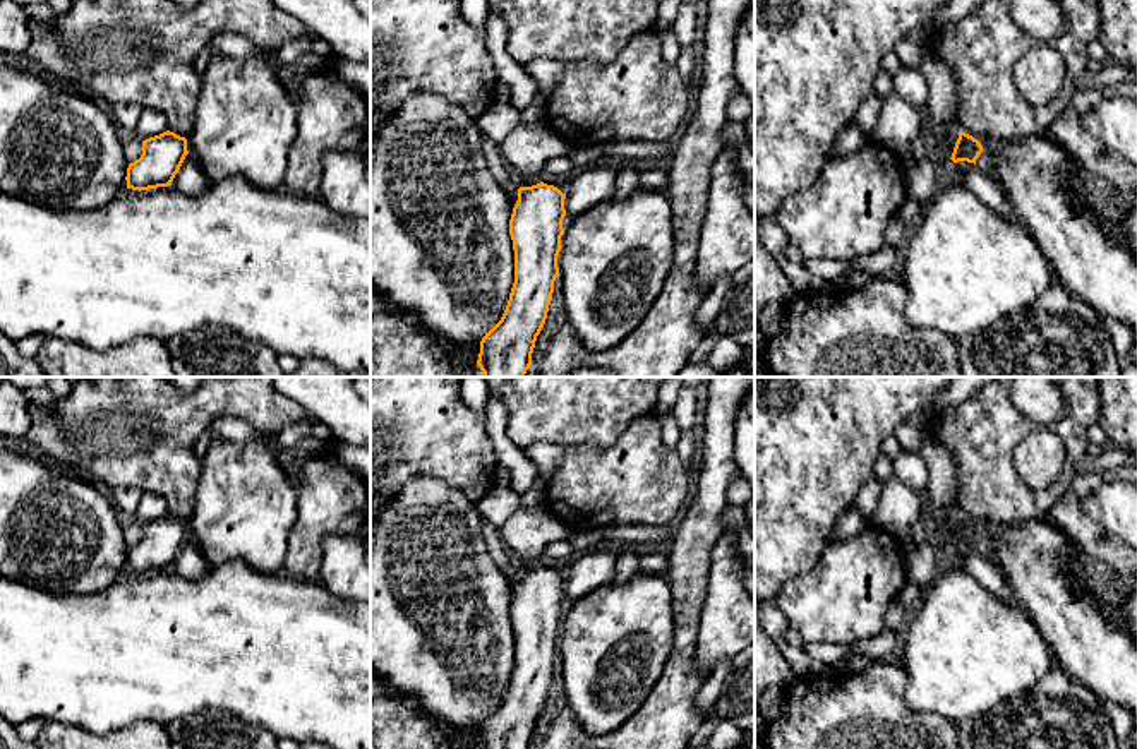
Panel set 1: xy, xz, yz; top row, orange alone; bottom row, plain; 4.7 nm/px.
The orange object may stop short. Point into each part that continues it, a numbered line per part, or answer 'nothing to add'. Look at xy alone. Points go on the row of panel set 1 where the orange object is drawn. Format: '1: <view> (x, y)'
nothing to add

